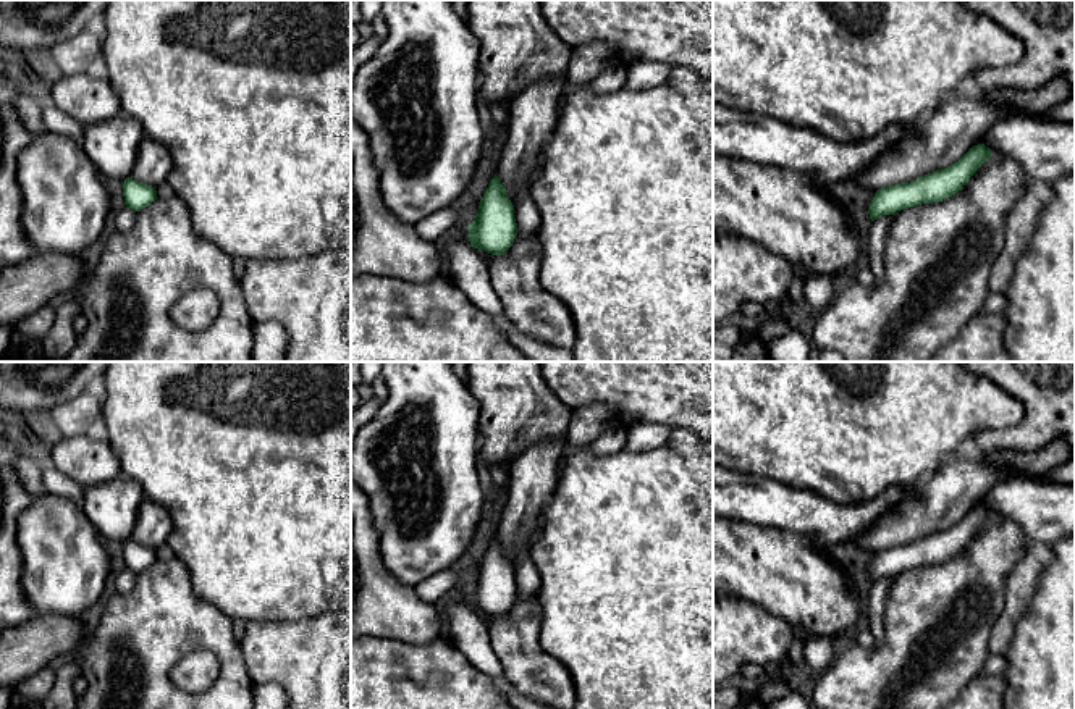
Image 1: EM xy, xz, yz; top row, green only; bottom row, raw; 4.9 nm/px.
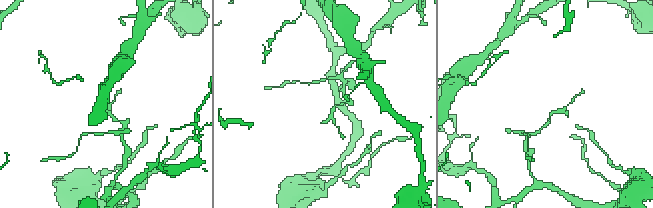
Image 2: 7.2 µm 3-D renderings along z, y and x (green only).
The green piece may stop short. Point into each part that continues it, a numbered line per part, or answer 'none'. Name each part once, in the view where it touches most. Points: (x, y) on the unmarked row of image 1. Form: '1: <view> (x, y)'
none

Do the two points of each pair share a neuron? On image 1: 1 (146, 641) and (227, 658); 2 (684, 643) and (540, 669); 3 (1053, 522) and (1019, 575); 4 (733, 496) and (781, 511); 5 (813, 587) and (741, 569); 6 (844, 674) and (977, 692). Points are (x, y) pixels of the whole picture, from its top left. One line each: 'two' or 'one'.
1: one
2: two
3: two
4: one
5: one
6: two

